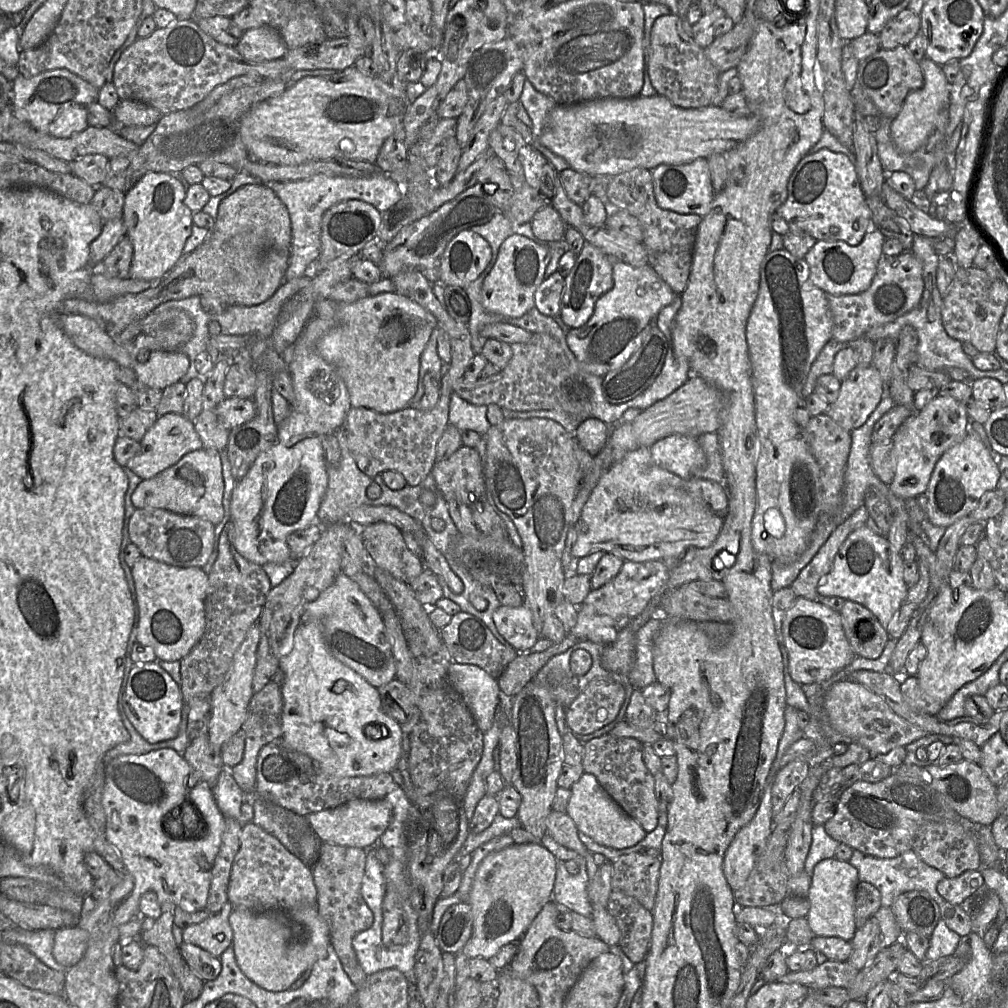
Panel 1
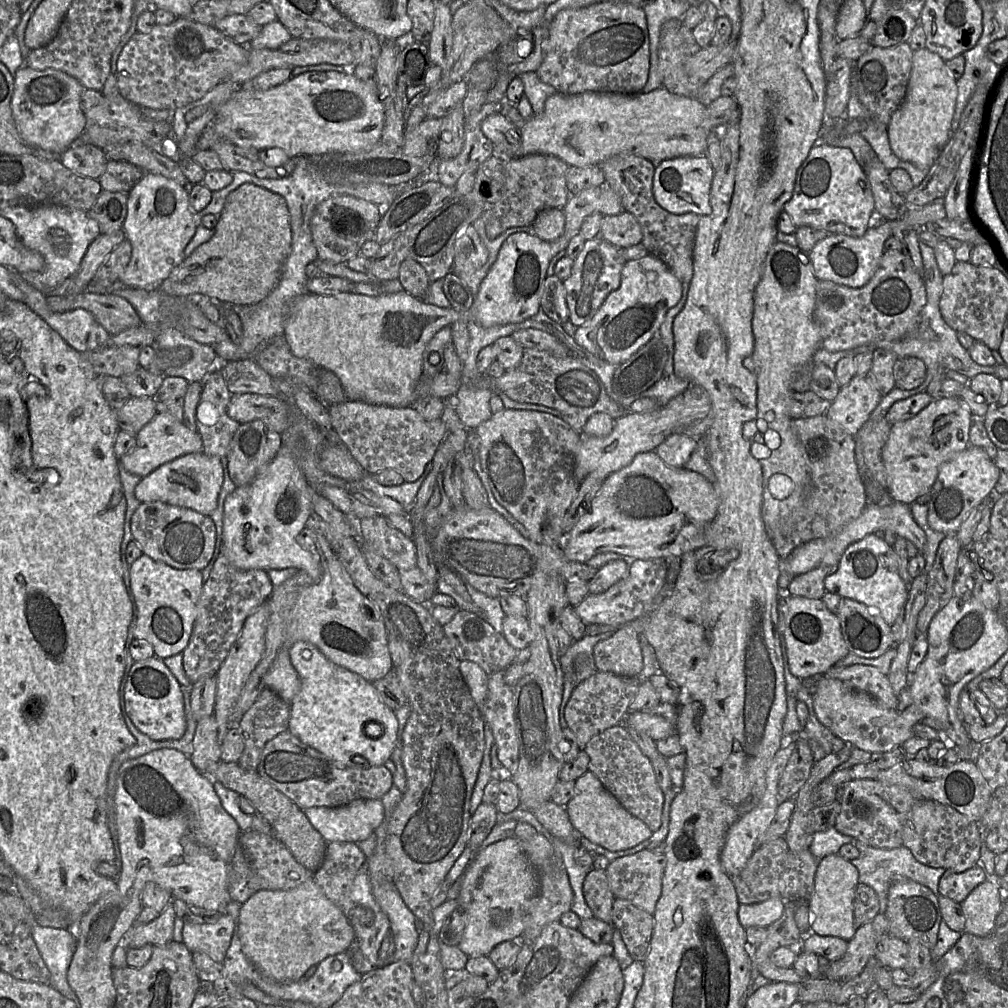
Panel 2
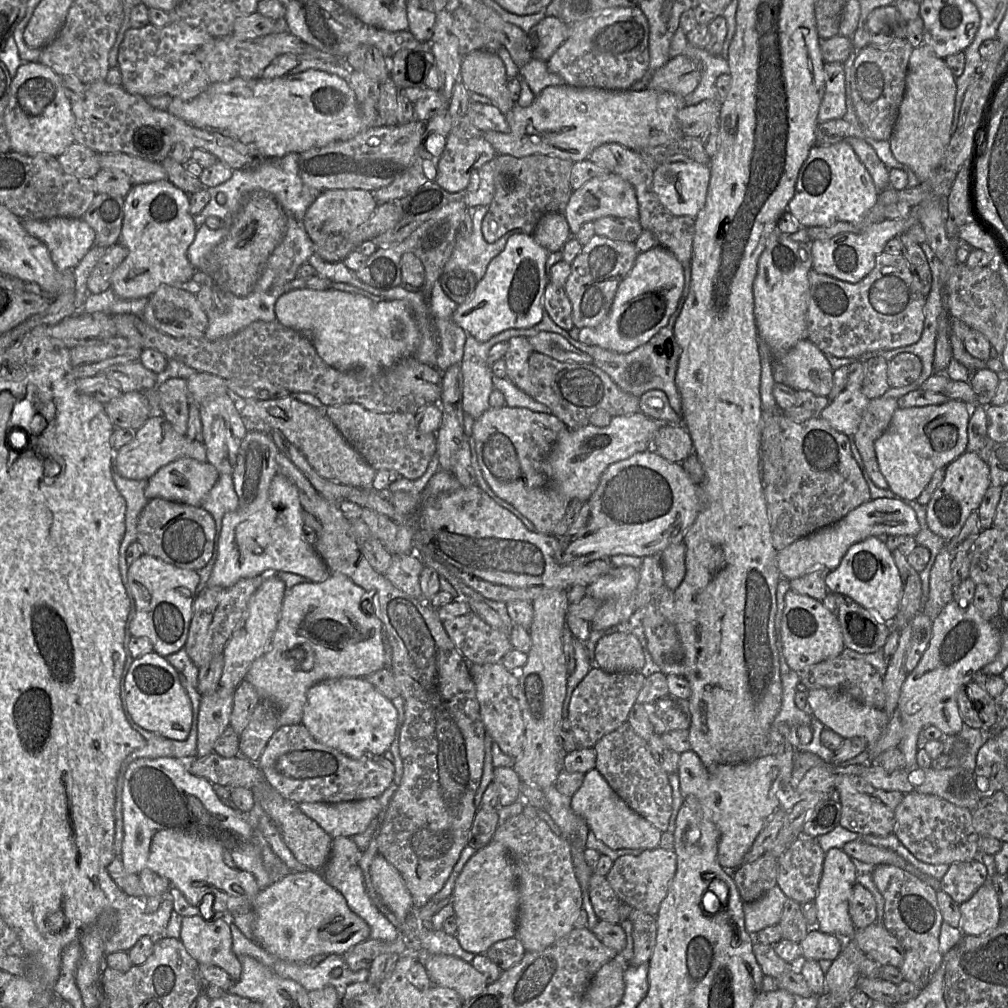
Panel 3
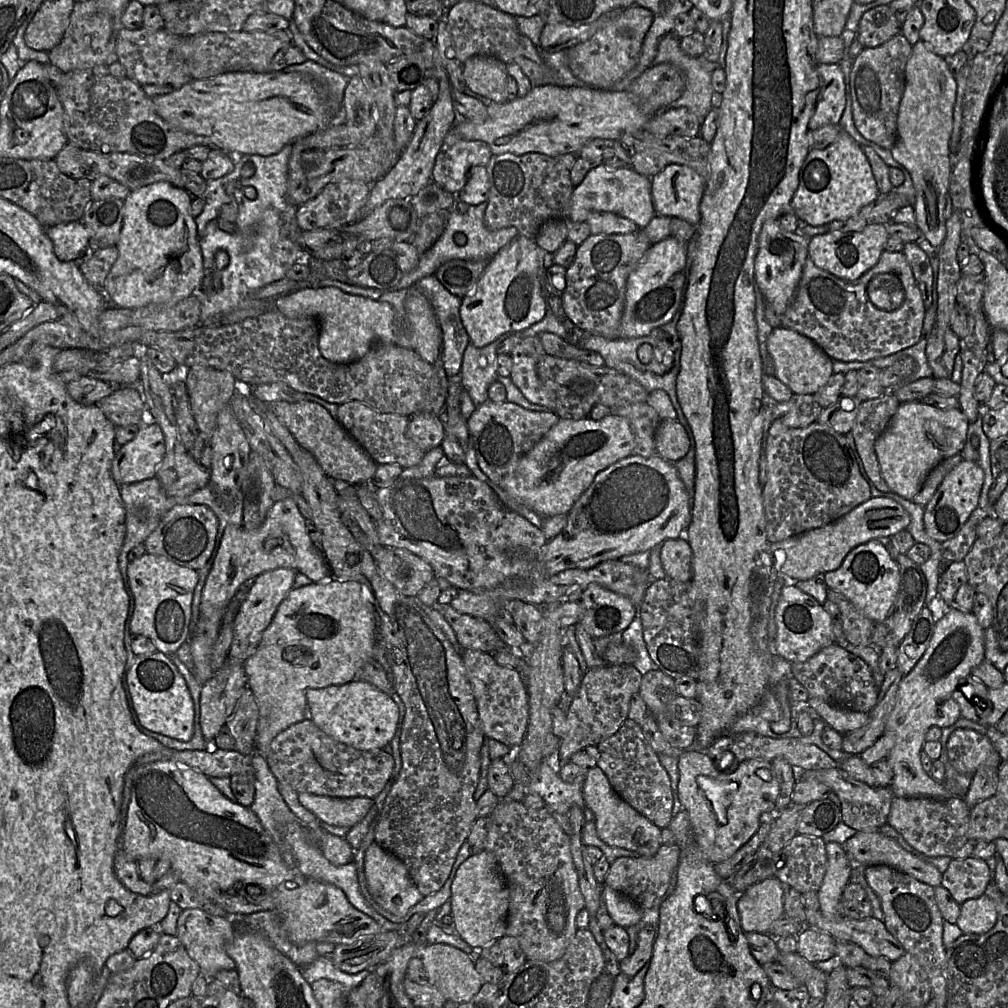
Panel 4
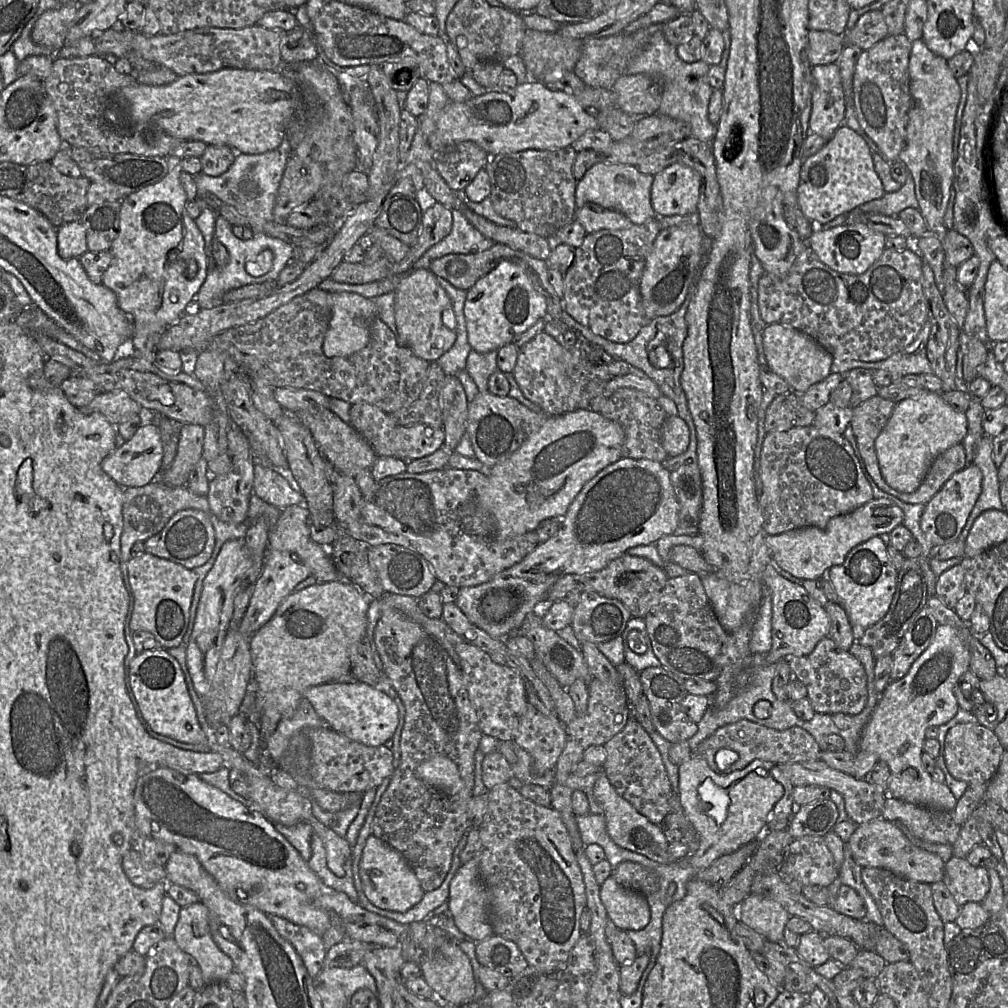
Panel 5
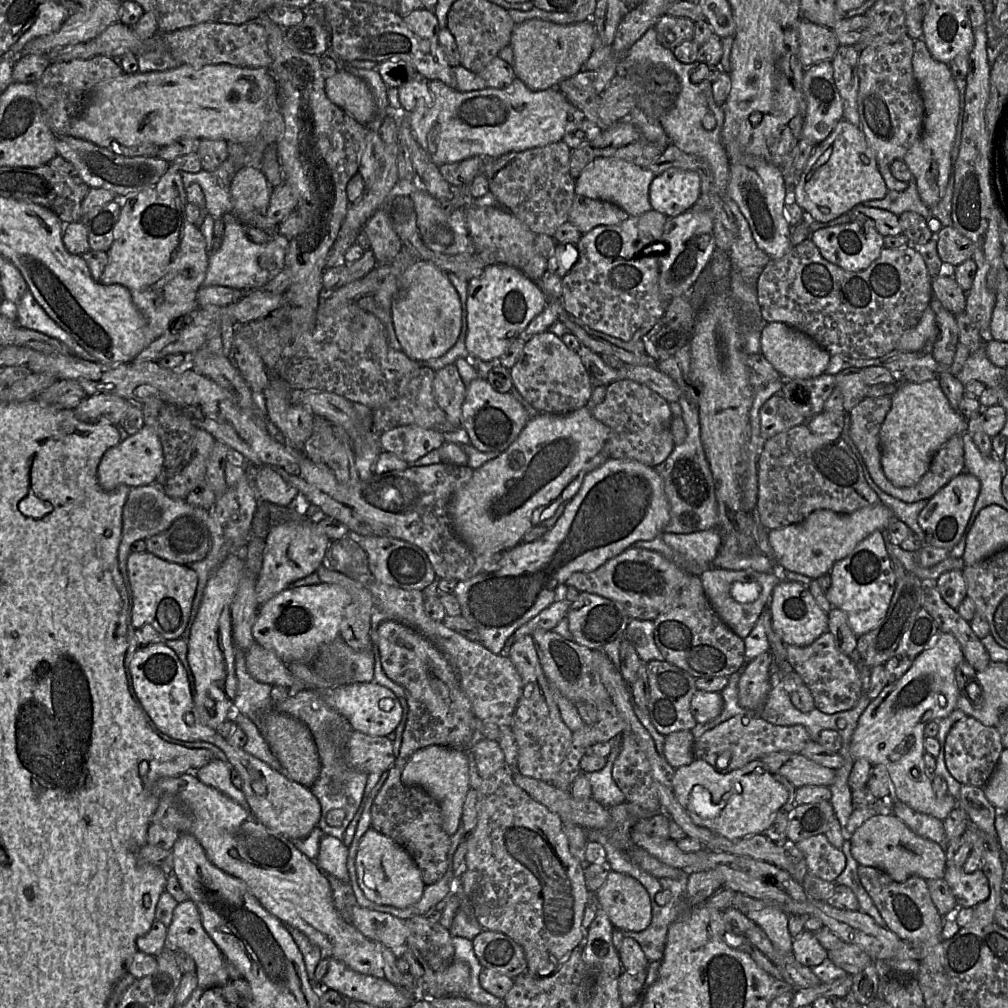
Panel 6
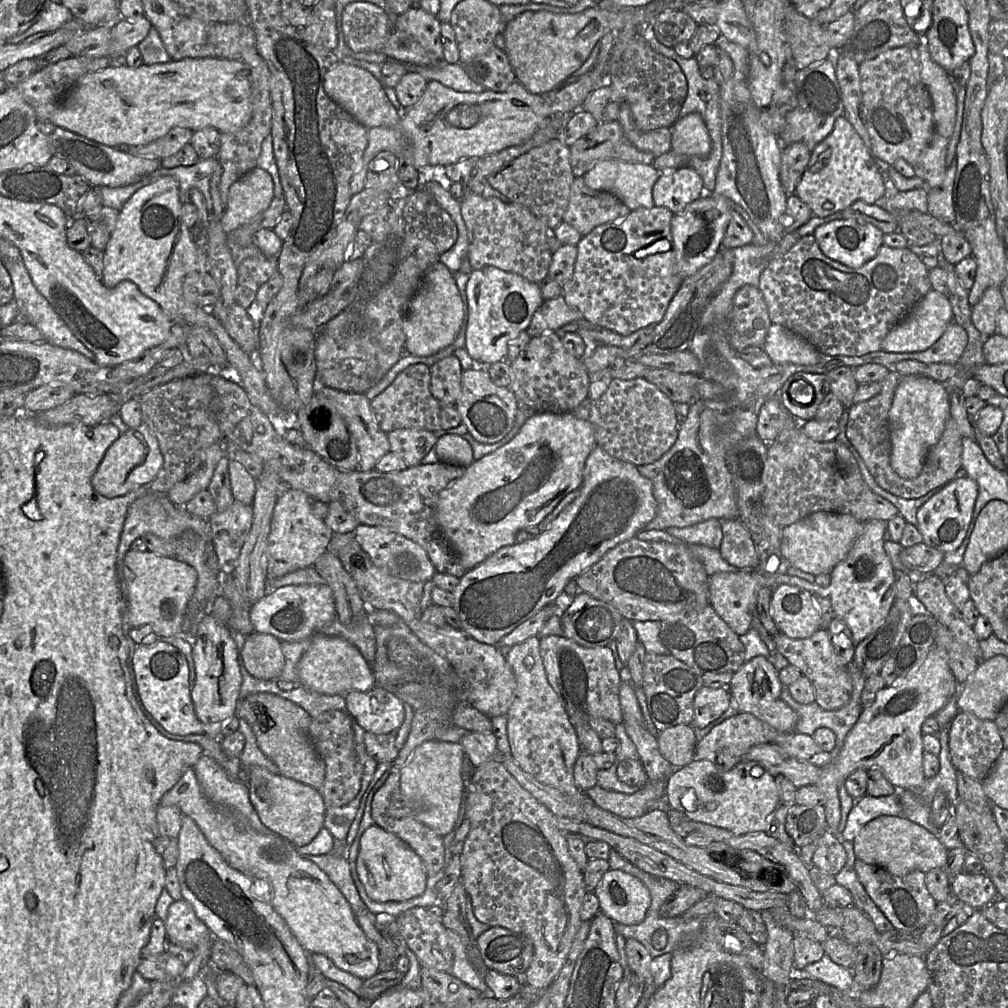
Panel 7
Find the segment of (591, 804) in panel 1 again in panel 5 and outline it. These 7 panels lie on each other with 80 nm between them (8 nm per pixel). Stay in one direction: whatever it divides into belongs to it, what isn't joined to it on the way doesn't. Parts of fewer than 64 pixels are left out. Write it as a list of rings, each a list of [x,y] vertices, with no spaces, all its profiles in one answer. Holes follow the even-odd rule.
[[[601,771],[594,784],[594,796],[603,810],[606,830],[610,838],[618,846],[642,854],[660,864],[670,864],[667,849],[669,842],[664,834],[662,825],[652,823],[647,817],[639,813],[627,800],[621,797],[604,771]]]

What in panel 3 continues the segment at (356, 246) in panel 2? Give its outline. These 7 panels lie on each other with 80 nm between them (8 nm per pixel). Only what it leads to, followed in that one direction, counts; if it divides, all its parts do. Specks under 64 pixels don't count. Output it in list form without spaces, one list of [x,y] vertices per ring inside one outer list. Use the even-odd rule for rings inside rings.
[[[330,189],[322,192],[307,209],[304,227],[313,243],[330,235],[345,233],[366,222],[377,208],[373,193],[362,189]]]

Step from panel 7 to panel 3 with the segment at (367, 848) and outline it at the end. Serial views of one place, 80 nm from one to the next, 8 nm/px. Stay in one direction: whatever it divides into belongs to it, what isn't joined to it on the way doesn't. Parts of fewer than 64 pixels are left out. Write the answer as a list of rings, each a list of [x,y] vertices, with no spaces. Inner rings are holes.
[[[377,854],[371,863],[370,874],[383,902],[400,921],[405,921],[413,908],[413,901],[399,871]]]

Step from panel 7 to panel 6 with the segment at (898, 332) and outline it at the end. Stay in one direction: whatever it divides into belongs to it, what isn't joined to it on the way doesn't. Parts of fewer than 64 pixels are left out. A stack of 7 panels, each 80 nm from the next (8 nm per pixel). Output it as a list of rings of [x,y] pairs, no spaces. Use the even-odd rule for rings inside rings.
[[[929,306],[924,311],[919,323],[906,330],[897,344],[897,350],[914,352],[921,350],[927,342],[935,342],[938,337],[938,327],[935,313]]]

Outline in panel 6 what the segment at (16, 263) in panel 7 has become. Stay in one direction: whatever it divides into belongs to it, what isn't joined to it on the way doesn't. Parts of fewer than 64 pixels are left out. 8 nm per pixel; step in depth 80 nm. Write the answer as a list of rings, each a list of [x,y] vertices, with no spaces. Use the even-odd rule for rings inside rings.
[[[29,290],[24,292],[16,305],[16,322],[20,327],[35,330],[55,338],[64,343],[75,356],[89,362],[98,362],[94,356],[88,353],[72,336],[48,316]]]

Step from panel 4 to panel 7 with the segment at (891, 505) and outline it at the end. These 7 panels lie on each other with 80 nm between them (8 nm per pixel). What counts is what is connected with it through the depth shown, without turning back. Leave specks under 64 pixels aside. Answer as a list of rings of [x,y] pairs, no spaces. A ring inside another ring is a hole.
[[[827,511],[814,512],[794,524],[782,529],[780,549],[791,567],[817,576],[831,573],[852,549],[854,543],[864,532],[865,522],[860,522],[850,514]]]

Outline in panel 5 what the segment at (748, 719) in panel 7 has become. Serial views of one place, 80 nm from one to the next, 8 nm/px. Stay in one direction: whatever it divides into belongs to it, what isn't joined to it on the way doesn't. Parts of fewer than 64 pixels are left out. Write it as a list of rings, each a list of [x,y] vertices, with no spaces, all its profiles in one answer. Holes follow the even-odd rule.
[[[746,719],[719,728],[702,741],[693,751],[693,754],[706,760],[713,770],[718,771],[715,756],[721,748],[734,750],[738,754],[738,759],[722,773],[741,770],[755,759],[773,764],[820,760],[822,752],[813,736],[801,727],[794,726],[785,730],[775,730]]]

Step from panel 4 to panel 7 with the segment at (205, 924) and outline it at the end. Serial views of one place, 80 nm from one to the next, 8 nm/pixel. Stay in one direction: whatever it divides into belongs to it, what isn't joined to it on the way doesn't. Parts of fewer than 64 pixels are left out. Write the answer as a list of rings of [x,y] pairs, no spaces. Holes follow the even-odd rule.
[[[185,899],[170,905],[164,923],[169,943],[197,948],[202,943],[213,941],[212,933]]]

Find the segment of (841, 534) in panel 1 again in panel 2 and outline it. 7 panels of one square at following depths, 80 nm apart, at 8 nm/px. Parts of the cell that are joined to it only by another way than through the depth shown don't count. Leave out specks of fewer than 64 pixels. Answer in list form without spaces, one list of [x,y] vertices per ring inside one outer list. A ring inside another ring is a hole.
[[[821,563],[814,569],[796,576],[788,586],[788,595],[822,599],[826,593],[824,580],[837,569],[838,564]]]

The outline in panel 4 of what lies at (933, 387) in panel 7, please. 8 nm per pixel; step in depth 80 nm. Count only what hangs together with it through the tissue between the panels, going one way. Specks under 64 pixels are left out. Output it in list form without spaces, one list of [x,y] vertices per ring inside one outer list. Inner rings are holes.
[[[920,400],[902,402],[884,432],[875,441],[881,475],[891,491],[911,501],[933,468],[944,459],[962,452],[966,444],[968,426],[969,420],[960,408],[941,409],[924,404]]]

